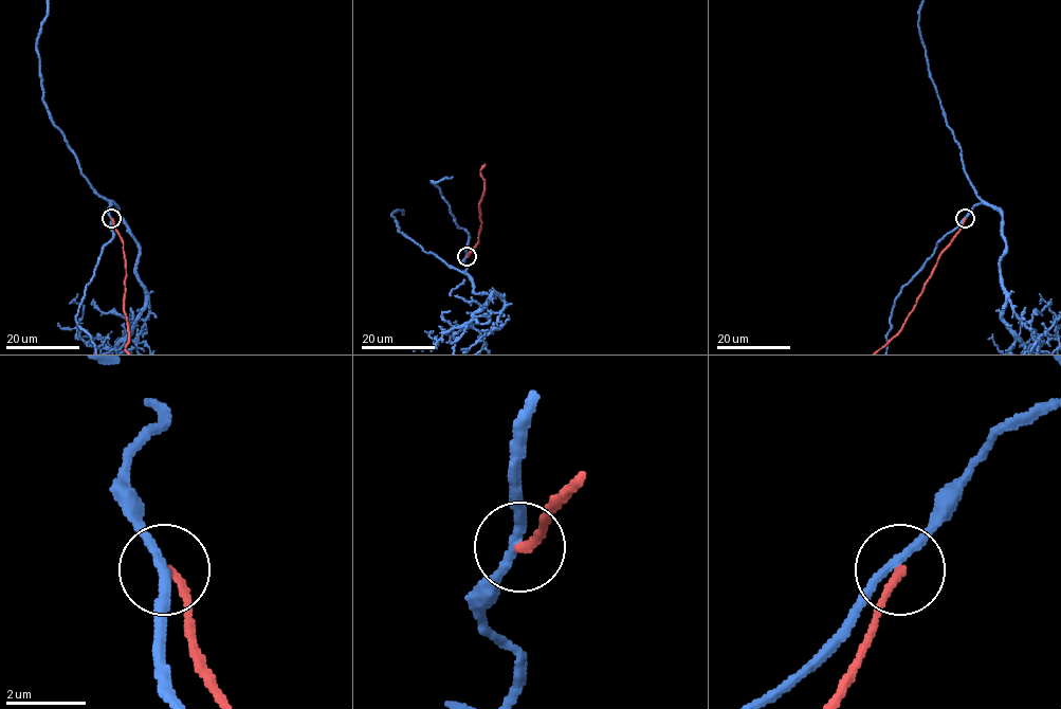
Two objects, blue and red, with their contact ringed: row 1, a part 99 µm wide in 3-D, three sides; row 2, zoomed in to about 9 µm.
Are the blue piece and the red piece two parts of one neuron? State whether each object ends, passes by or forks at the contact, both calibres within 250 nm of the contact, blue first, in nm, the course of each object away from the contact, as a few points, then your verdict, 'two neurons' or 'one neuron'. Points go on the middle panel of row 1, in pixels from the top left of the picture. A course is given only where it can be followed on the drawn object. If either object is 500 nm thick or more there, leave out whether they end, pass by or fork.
blue passes by; red ends; calibres 220 and 190 nm; two neurons

